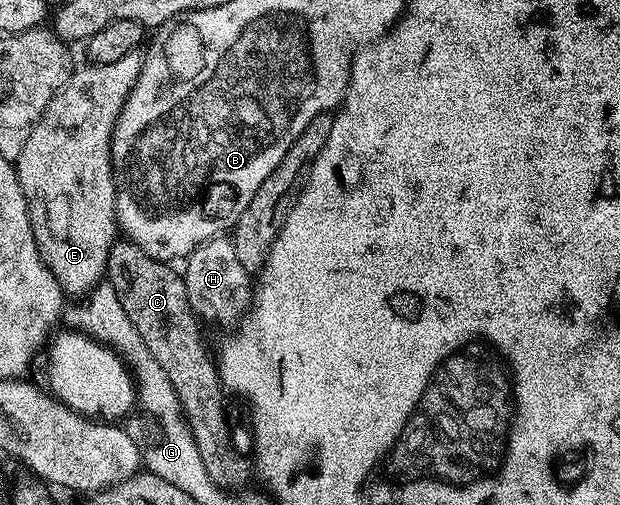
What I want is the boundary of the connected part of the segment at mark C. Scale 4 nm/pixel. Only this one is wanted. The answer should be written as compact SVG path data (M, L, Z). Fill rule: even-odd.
M116 241L113 242L108 254L106 283L114 289L114 293L118 293L118 301L122 301L122 309L126 309L126 317L134 321L134 329L138 329L138 337L146 341L146 349L150 349L154 361L162 365L166 377L170 377L170 385L174 385L174 393L180 402L180 412L188 422L190 433L198 445L198 453L202 457L202 465L206 465L206 473L220 487L236 489L232 487L244 484L249 475L251 477L254 465L249 456L243 458L239 449L232 444L232 431L228 428L228 415L224 412L226 388L220 381L220 372L213 352L211 355L200 340L200 327L196 324L198 316L188 300L184 276L177 268L175 271L172 267L175 266L169 265L163 259L155 259L142 253L138 245L127 241Z

